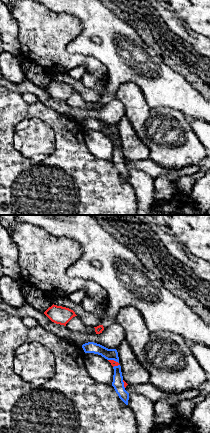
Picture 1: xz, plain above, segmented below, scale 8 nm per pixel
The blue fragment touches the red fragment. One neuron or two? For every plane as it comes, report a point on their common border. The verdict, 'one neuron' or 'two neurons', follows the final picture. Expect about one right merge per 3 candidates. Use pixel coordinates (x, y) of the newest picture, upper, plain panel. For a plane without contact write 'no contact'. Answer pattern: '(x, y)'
(114, 136)

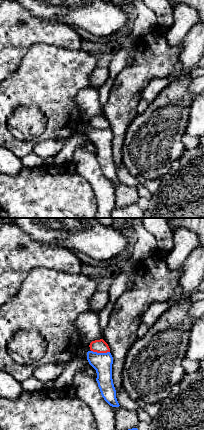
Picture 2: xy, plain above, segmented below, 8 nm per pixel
(100, 129)

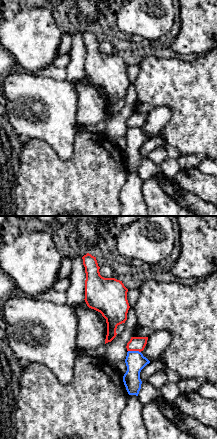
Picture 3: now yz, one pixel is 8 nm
(134, 127)

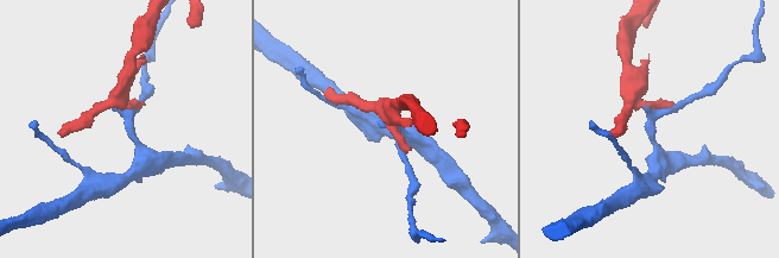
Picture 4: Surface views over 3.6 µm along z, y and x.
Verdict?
two neurons

